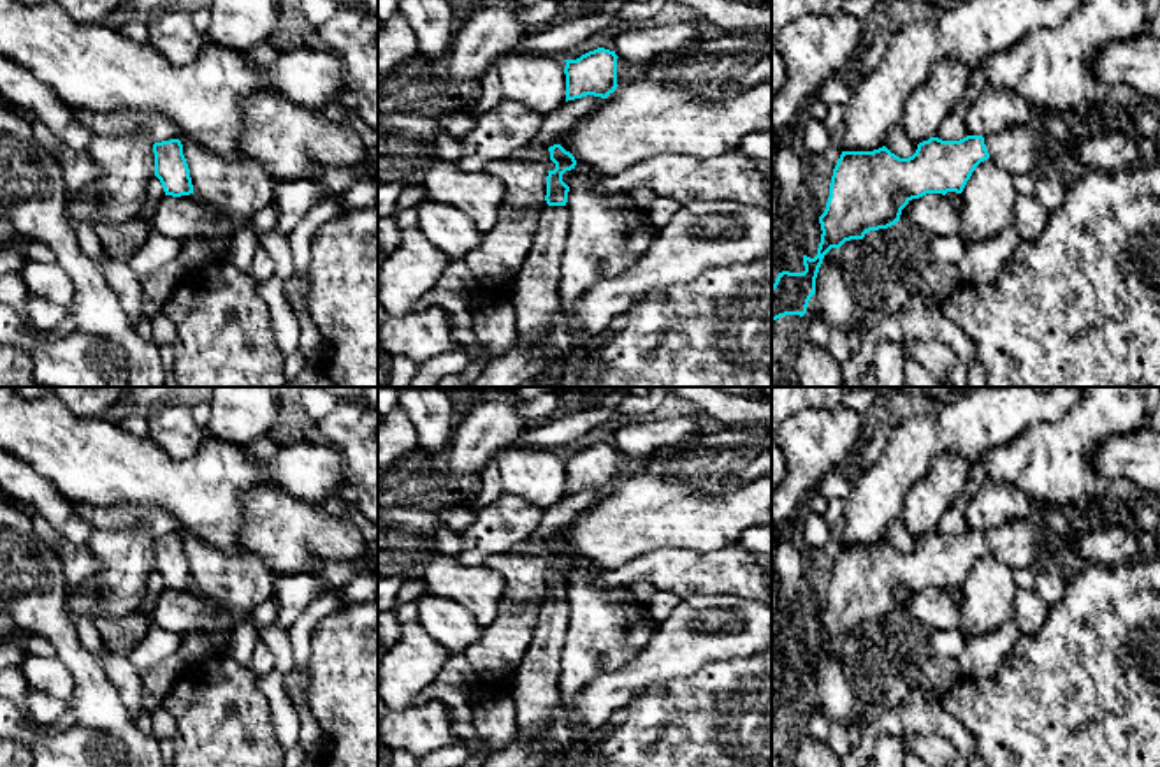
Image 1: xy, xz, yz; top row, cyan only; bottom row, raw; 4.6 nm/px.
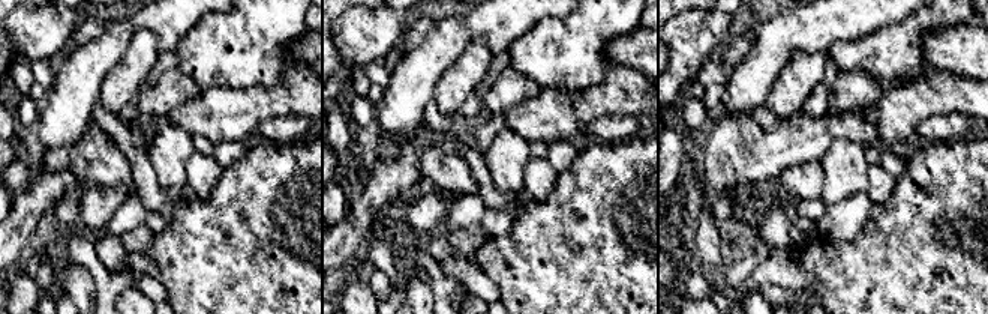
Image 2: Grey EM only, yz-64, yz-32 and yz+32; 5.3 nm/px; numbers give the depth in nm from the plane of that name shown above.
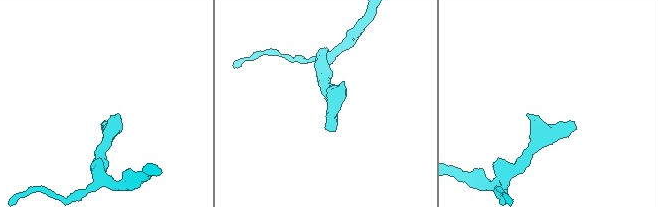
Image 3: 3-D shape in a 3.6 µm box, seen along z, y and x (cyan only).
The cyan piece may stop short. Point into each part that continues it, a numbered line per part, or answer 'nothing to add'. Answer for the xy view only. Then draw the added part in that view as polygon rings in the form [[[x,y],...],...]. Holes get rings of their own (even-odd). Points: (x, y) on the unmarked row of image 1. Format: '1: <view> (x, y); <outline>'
nothing to add

